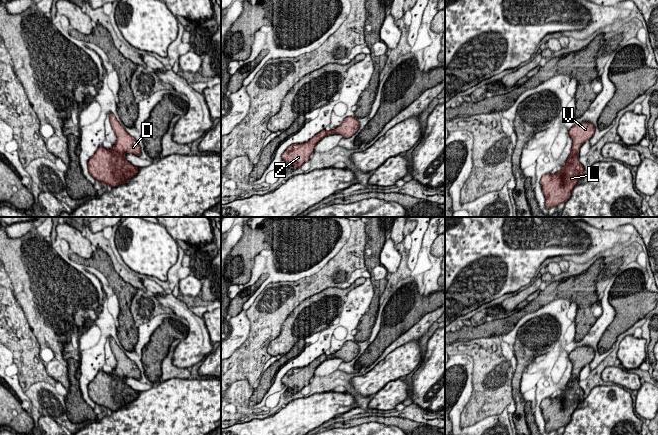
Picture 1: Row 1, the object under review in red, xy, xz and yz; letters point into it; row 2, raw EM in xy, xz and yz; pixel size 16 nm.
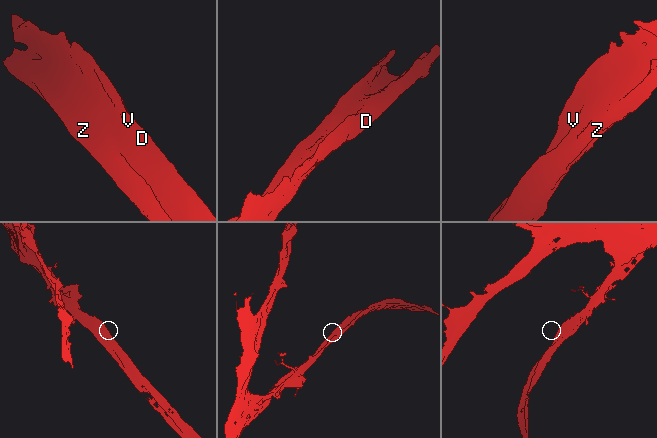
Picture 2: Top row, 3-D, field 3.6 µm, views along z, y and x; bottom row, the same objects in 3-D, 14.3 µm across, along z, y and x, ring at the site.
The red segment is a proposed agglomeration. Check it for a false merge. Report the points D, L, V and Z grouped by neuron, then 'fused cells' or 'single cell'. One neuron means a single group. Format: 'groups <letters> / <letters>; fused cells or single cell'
groups D L V Z; single cell

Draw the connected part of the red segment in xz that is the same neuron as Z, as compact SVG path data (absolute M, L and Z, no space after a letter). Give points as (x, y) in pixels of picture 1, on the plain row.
M347 341L344 343L341 349L333 354L322 354L316 358L309 365L302 368L294 368L289 370L282 379L282 383L285 387L293 389L294 393L300 392L305 386L310 384L316 368L325 360L340 358L343 362L349 362L354 359L359 353L359 346L353 341Z

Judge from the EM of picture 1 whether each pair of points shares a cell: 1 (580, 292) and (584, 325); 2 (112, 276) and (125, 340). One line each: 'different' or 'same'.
1: same
2: same

